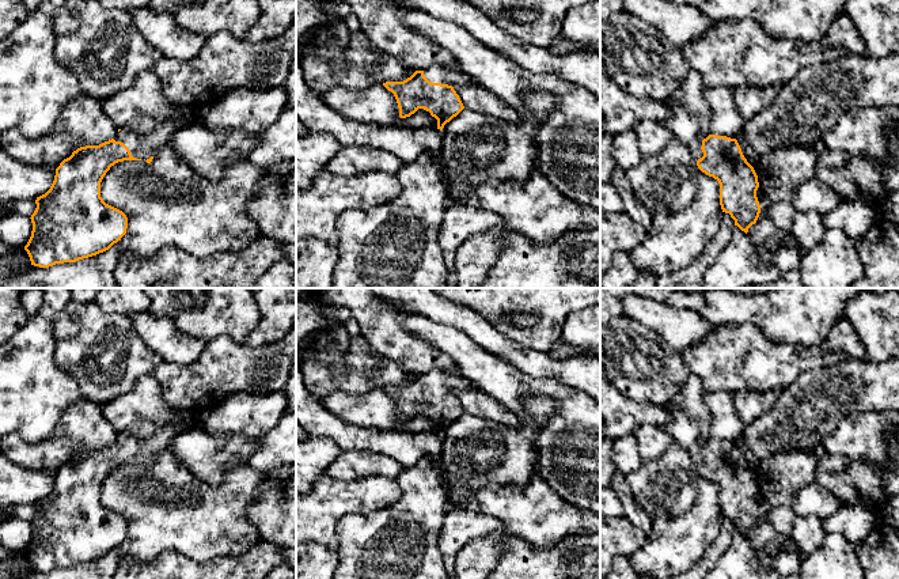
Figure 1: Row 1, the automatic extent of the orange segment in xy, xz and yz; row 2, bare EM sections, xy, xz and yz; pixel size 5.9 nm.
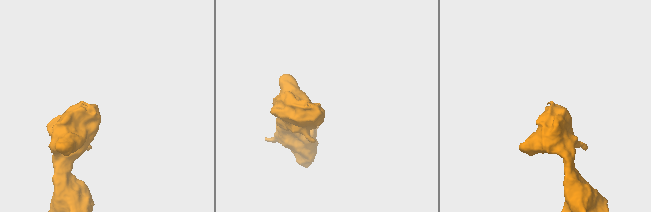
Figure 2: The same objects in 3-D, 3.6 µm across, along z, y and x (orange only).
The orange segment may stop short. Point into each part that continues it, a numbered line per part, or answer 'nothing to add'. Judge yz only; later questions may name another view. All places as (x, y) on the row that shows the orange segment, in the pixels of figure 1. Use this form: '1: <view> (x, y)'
1: yz (683, 125)

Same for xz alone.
1: xz (437, 74)

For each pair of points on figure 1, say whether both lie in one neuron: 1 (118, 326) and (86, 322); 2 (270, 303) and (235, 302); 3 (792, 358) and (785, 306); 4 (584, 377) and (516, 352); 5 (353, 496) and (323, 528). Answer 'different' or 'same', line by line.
1: same
2: different
3: different
4: same
5: same

